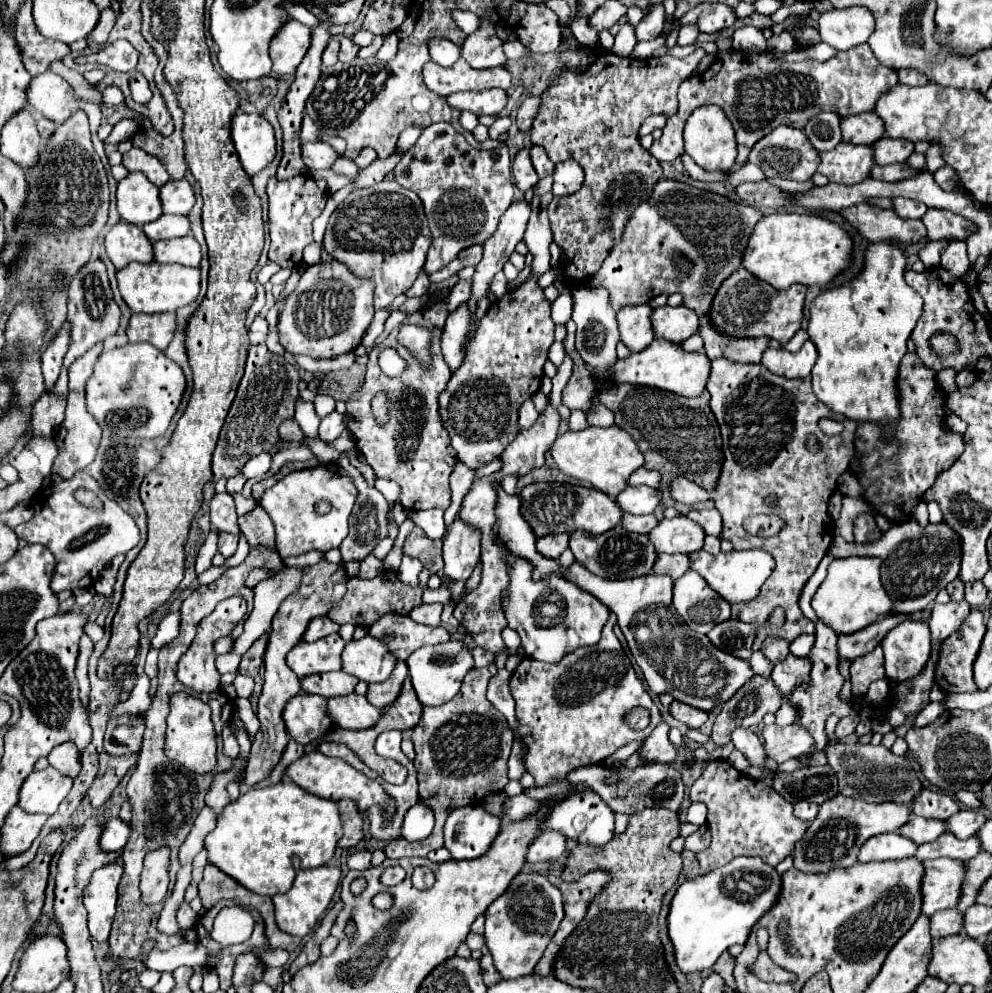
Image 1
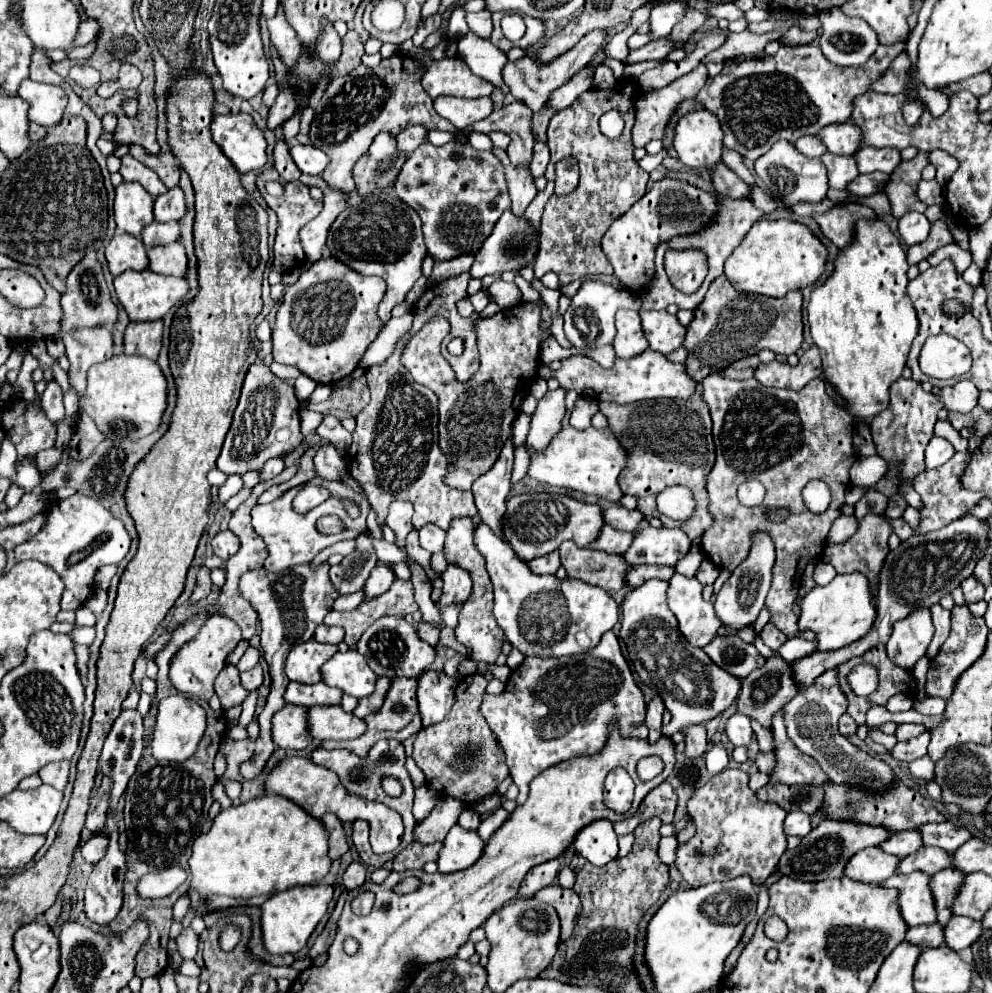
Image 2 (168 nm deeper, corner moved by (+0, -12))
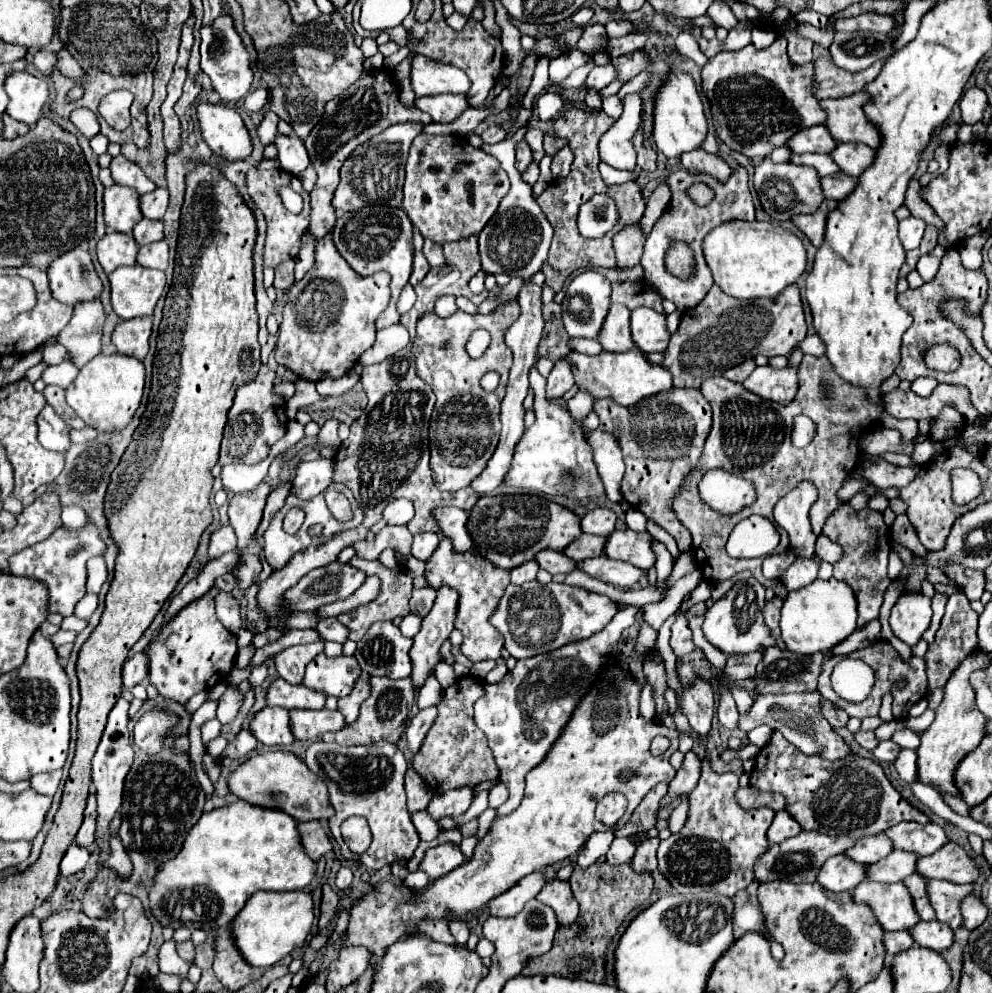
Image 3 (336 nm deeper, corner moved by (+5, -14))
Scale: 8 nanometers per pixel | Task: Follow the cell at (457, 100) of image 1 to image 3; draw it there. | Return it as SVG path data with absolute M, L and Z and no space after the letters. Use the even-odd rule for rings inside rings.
M443 94L443 96L423 96L423 98L415 98L417 106L427 112L433 122L439 124L449 124L453 122L457 116L461 116L469 106L467 96L451 96L451 94Z

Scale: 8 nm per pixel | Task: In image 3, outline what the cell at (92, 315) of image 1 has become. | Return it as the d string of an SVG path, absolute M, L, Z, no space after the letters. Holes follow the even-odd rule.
M75 248L55 258L47 276L53 298L71 306L95 300L103 292L103 284L93 268L91 256L83 248Z

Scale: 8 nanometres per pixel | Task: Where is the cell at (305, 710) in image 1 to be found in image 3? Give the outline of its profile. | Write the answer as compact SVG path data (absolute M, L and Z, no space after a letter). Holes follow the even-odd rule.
M265 706L251 720L251 732L265 746L289 746L295 738L289 728L289 710Z

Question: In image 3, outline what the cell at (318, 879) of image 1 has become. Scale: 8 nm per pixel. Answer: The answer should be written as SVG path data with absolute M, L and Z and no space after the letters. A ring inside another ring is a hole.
M255 892L239 916L235 916L231 930L249 964L271 968L305 944L313 918L313 898L309 892Z

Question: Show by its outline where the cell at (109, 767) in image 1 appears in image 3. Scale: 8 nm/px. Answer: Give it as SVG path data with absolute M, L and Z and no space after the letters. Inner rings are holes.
M89 794L89 800L87 800L87 808L85 808L85 820L83 820L83 826L79 828L77 832L77 838L75 842L79 842L79 846L91 846L95 842L95 794Z

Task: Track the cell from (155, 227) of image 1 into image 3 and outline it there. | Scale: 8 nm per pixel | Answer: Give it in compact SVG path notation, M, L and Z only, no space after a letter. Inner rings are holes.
M143 218L135 228L133 228L133 236L137 240L139 246L163 240L163 222L161 220L149 220Z

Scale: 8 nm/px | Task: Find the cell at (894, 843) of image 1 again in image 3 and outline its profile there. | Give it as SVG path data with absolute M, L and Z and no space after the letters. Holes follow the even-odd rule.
M845 854L833 856L819 870L817 882L831 892L851 892L867 878L867 864L857 864Z

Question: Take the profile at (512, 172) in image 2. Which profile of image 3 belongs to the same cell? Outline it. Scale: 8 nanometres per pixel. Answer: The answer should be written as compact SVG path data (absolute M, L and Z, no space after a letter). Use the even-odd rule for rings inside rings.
M521 140L521 144L517 146L517 162L515 162L515 166L517 166L517 170L519 170L519 174L523 174L525 170L527 170L527 166L531 164L531 150L527 148L527 144Z

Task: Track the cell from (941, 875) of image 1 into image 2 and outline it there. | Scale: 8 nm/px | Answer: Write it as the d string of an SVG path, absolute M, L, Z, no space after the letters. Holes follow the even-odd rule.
M912 872L912 874L894 874L892 878L880 884L898 890L900 914L908 924L908 928L936 922L936 908L932 892L928 888L928 880L930 880L928 874Z

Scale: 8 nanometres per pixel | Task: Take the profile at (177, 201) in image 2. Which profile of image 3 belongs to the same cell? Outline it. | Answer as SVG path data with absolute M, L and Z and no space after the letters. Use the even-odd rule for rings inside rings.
M157 188L141 196L141 212L145 218L151 218L151 220L161 220L165 216L167 204L169 204L167 188Z

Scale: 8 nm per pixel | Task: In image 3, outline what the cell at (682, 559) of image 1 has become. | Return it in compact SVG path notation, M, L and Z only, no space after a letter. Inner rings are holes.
M607 556L583 560L583 562L579 562L579 570L591 574L597 580L603 580L603 582L609 582L613 586L619 586L619 588L631 588L643 576L647 576L647 570L635 568L633 564L627 564L627 562L611 560Z

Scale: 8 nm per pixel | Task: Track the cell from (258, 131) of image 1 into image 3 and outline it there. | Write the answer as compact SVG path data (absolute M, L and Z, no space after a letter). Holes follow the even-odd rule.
M201 102L197 106L197 116L201 124L201 134L217 156L229 162L245 160L251 156L253 144L243 118L235 108Z

